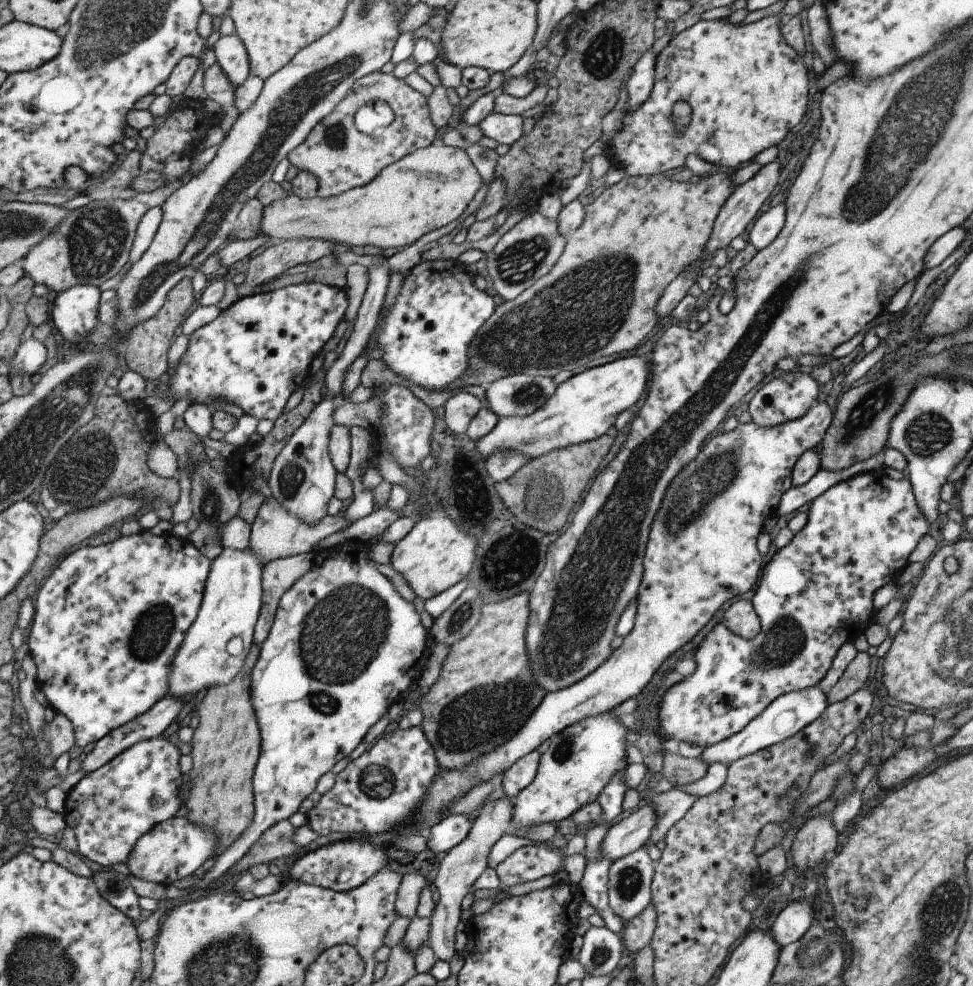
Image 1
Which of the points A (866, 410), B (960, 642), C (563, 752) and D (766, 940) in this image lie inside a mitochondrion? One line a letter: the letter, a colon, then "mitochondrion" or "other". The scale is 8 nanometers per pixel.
A: mitochondrion
B: mitochondrion
C: mitochondrion
D: other

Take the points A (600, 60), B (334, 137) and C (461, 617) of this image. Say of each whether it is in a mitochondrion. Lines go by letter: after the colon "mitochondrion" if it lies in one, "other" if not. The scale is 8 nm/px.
A: mitochondrion
B: mitochondrion
C: mitochondrion

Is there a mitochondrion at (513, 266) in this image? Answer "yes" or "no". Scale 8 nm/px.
yes

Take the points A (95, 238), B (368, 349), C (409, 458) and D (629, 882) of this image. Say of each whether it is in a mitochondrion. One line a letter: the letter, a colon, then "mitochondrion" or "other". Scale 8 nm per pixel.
A: mitochondrion
B: other
C: other
D: mitochondrion

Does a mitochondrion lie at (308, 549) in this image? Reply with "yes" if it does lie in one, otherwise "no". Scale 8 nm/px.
no

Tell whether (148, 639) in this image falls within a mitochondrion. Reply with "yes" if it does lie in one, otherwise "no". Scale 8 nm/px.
yes

